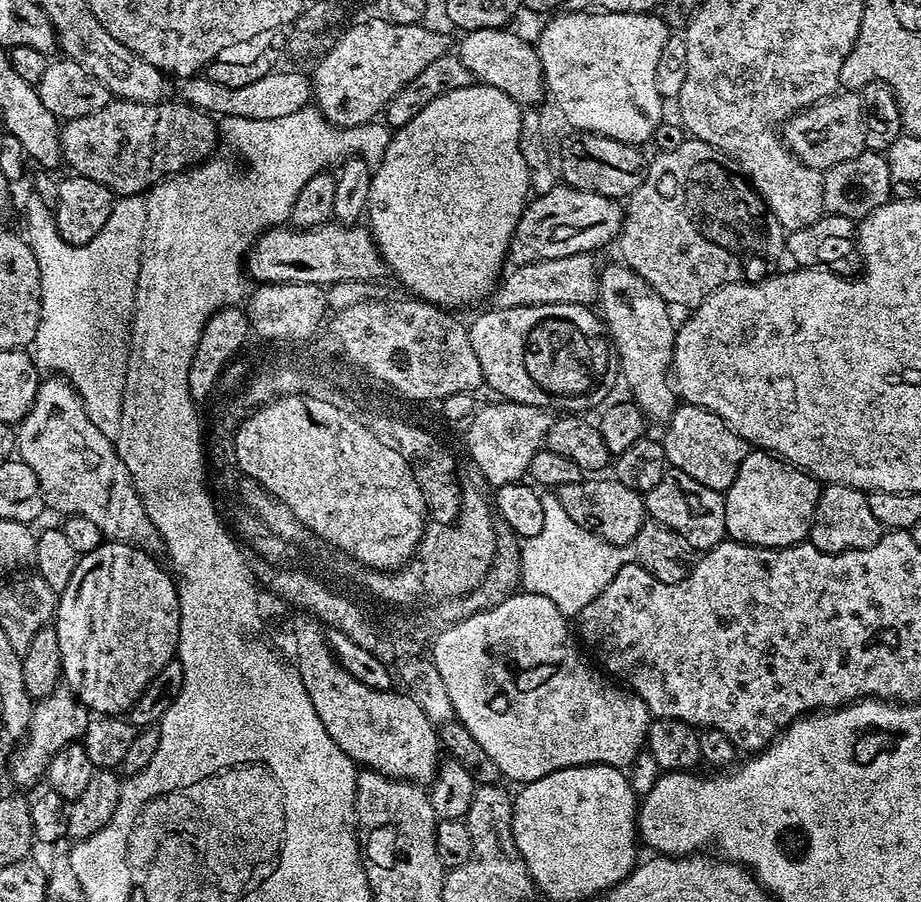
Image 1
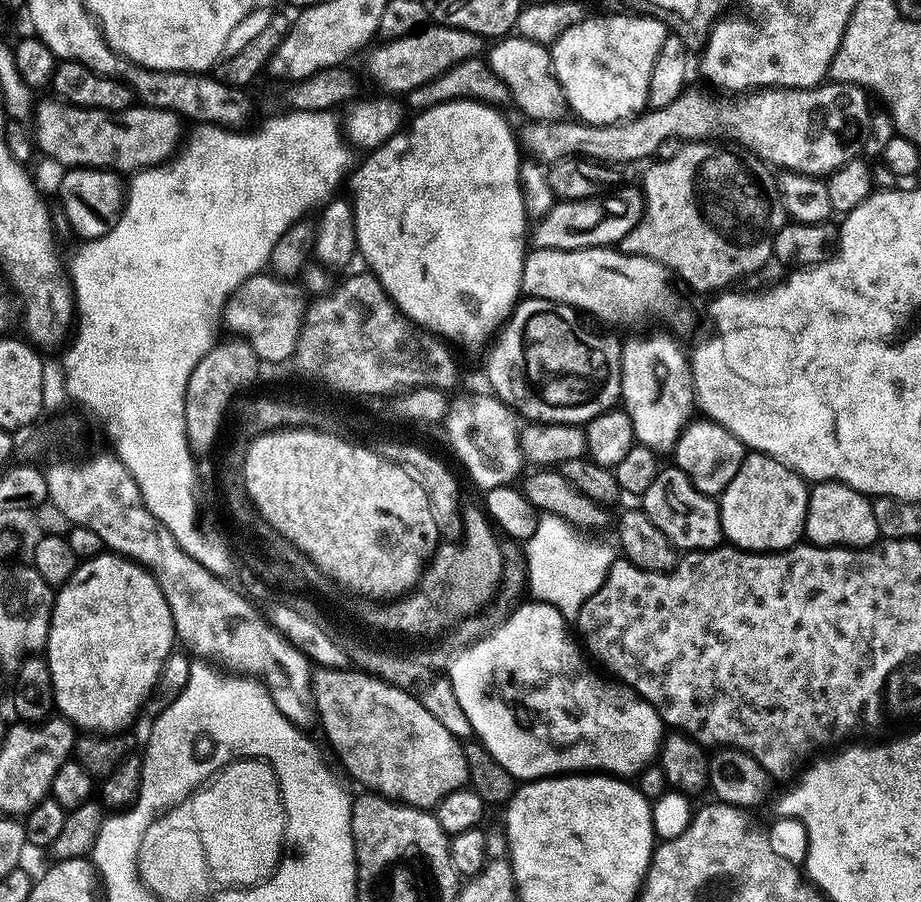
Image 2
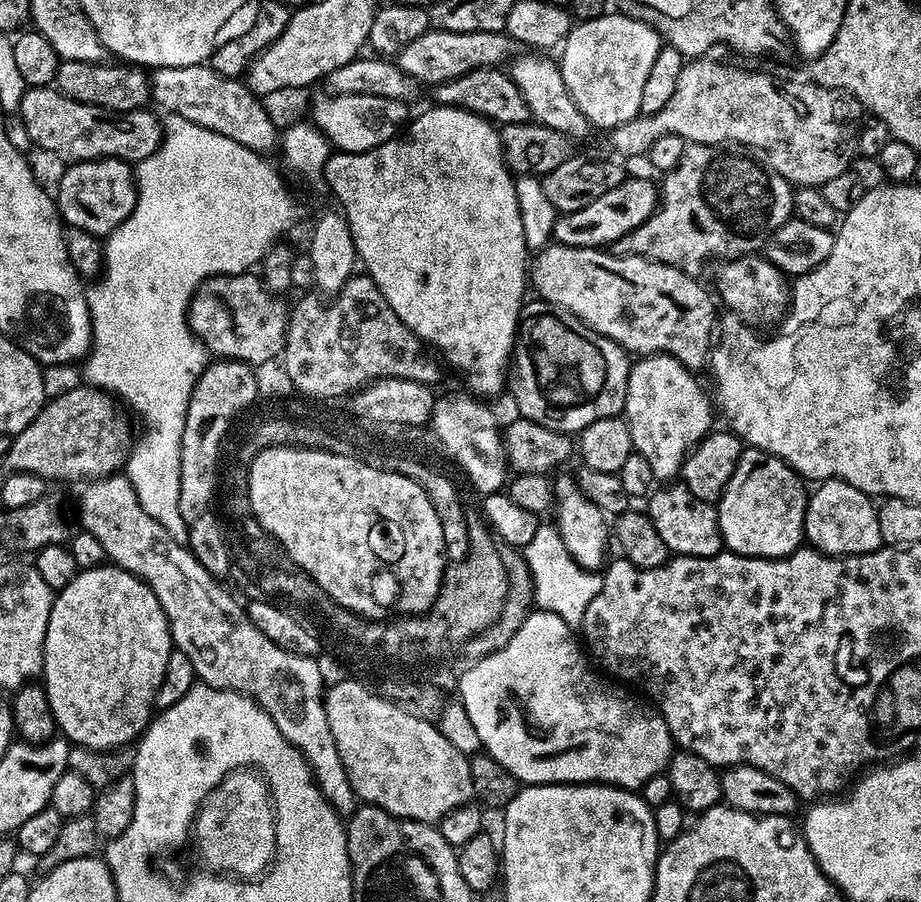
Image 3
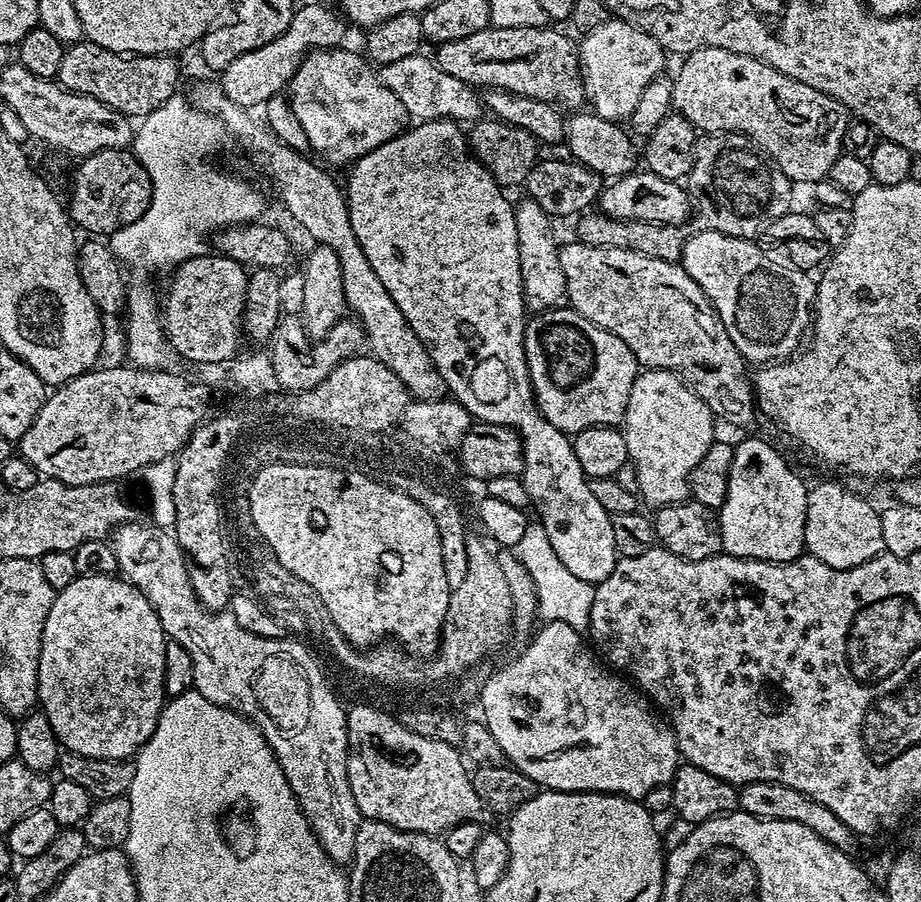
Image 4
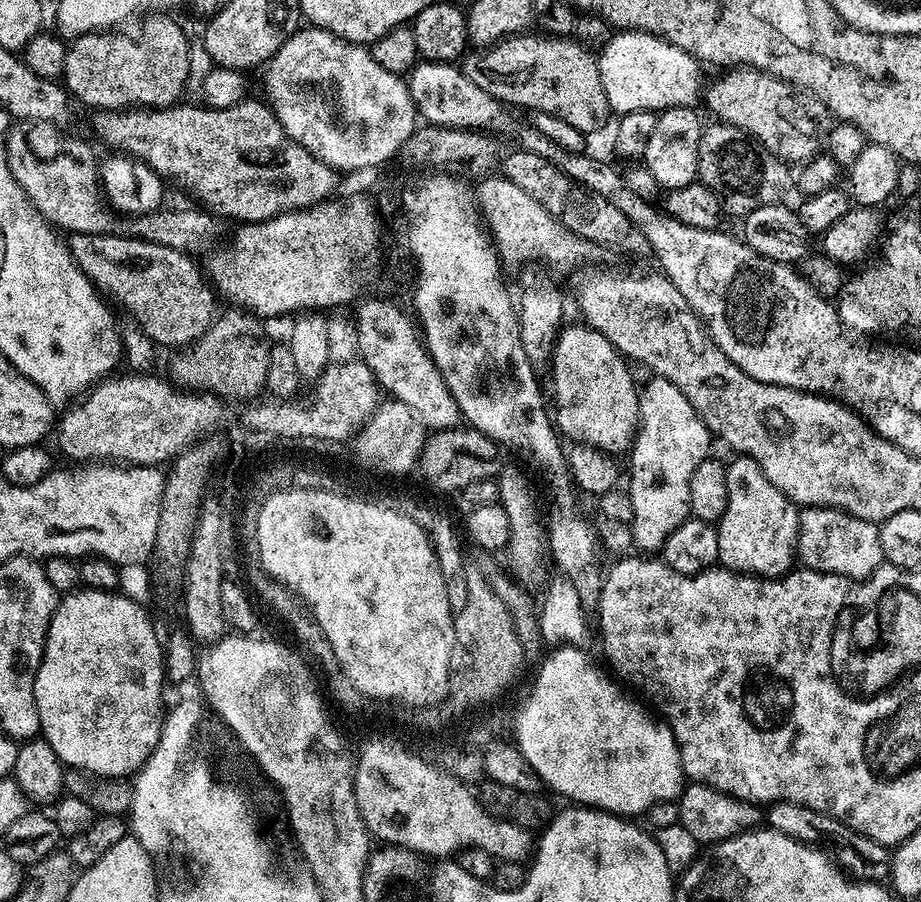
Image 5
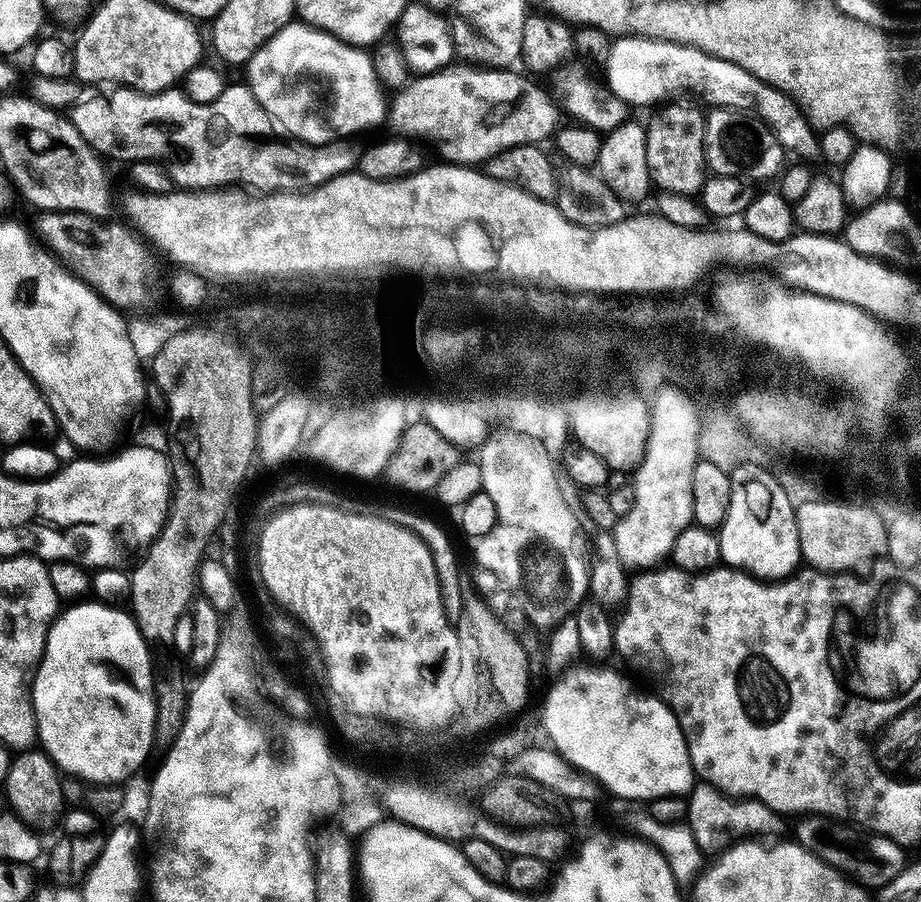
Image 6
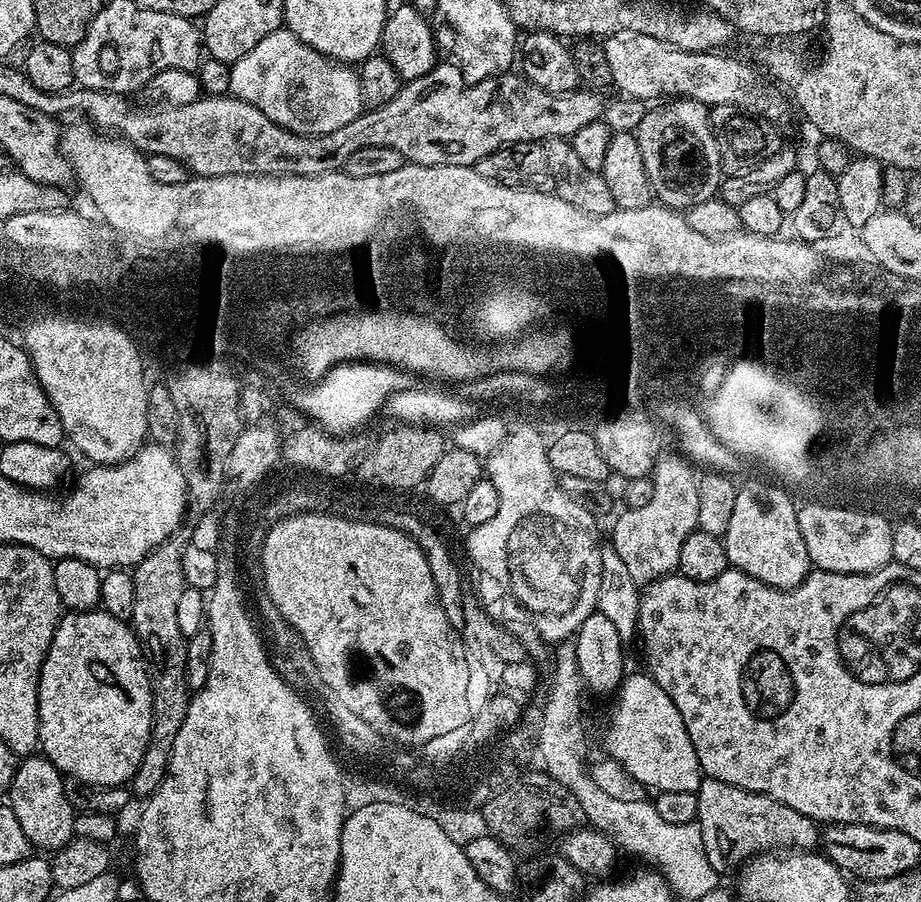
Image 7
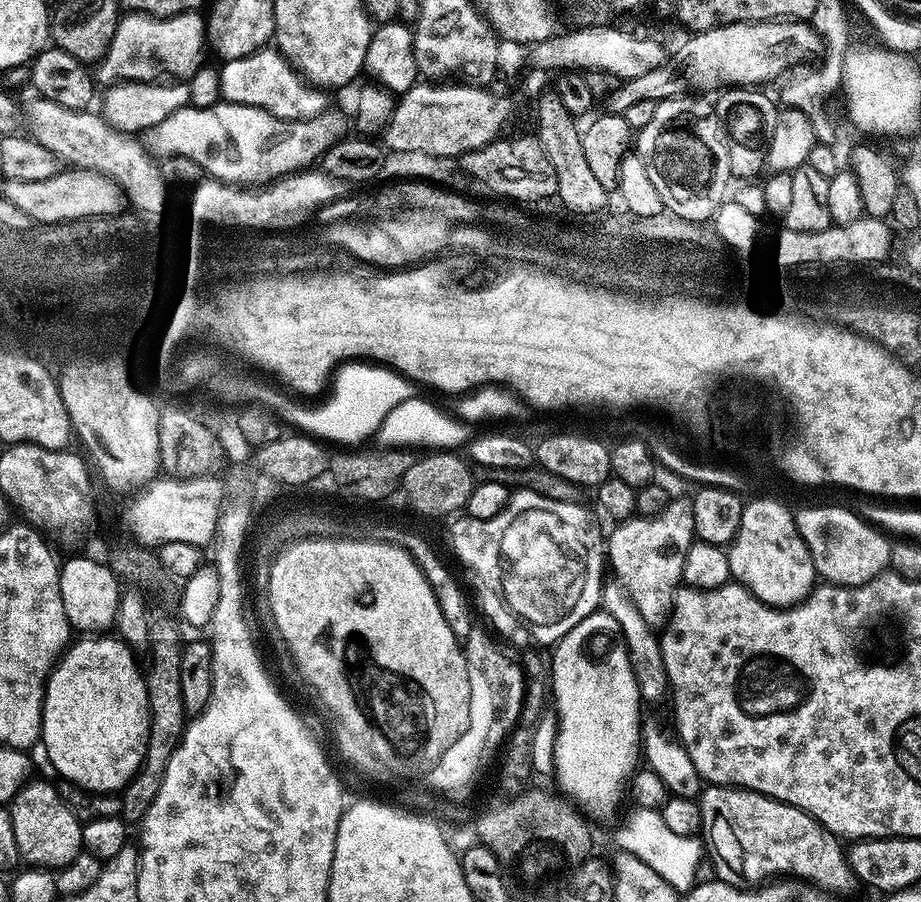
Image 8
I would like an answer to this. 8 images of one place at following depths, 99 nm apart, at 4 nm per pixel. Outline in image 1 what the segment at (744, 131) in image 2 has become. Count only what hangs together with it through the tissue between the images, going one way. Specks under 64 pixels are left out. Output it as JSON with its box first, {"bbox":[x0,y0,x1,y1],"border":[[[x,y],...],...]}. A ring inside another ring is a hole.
{"bbox":[782,90,866,170],"border":[[[844,90],[789,116],[782,128],[782,139],[788,151],[806,166],[821,170],[838,166],[838,162],[846,162],[846,158],[858,158],[858,154],[866,151],[866,104],[860,101],[860,96],[859,91]]]}

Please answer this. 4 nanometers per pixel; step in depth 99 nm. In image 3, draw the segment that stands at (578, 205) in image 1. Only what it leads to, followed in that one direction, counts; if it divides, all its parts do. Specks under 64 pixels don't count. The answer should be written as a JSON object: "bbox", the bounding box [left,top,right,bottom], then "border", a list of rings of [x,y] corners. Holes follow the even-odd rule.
{"bbox":[551,176,660,249],"border":[[[640,176],[634,177],[633,180],[632,177],[626,178],[618,186],[614,186],[614,190],[606,190],[602,198],[590,202],[590,206],[582,206],[582,210],[557,215],[551,239],[566,246],[603,249],[618,238],[628,236],[638,226],[642,226],[646,218],[655,214],[660,201],[655,183],[652,185],[650,181],[643,180]]]}

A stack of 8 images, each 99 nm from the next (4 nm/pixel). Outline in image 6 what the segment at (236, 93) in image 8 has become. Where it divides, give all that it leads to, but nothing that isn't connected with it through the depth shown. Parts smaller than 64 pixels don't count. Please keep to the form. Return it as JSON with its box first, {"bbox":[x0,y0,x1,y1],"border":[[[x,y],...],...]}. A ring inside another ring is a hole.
{"bbox":[246,22,390,144],"border":[[[293,22],[285,26],[282,30],[278,30],[278,34],[274,34],[274,38],[270,38],[259,48],[254,55],[249,58],[246,71],[246,83],[248,89],[254,94],[254,98],[258,98],[260,108],[263,110],[265,117],[277,128],[281,137],[289,140],[298,140],[302,144],[335,144],[337,142],[347,141],[347,136],[356,136],[359,132],[364,132],[367,128],[376,128],[380,123],[385,122],[390,112],[390,104],[384,101],[386,95],[385,89],[380,83],[378,74],[374,74],[374,66],[372,65],[372,57],[363,47],[346,44],[343,40],[339,40],[336,36],[331,36],[328,32],[323,32],[320,28],[312,28],[303,22]]]}

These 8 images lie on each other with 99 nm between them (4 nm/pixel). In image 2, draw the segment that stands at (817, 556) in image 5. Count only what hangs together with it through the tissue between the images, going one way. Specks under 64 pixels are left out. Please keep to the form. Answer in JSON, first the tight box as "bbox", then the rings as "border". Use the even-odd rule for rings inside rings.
{"bbox":[804,480,881,548],"border":[[[821,480],[811,485],[808,494],[808,509],[804,523],[804,536],[807,543],[817,544],[819,548],[868,548],[881,539],[878,522],[874,522],[872,500],[864,493],[854,490],[848,484],[836,480]]]}

